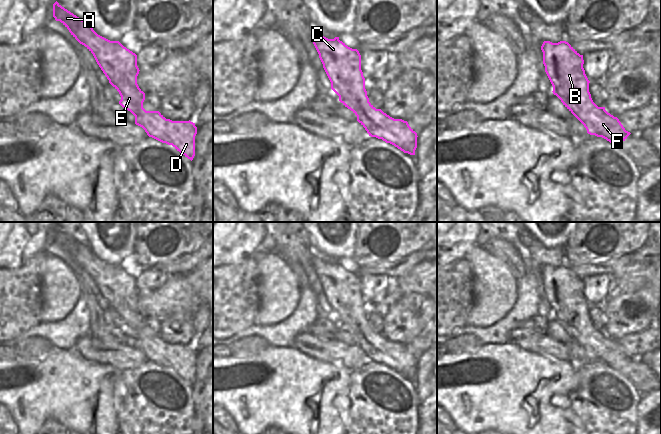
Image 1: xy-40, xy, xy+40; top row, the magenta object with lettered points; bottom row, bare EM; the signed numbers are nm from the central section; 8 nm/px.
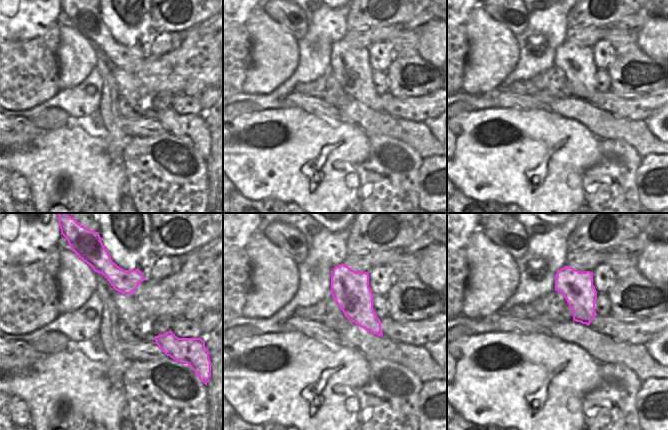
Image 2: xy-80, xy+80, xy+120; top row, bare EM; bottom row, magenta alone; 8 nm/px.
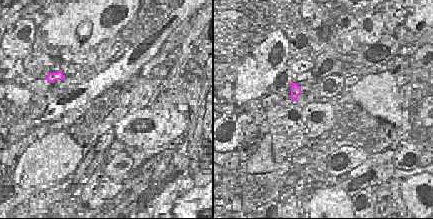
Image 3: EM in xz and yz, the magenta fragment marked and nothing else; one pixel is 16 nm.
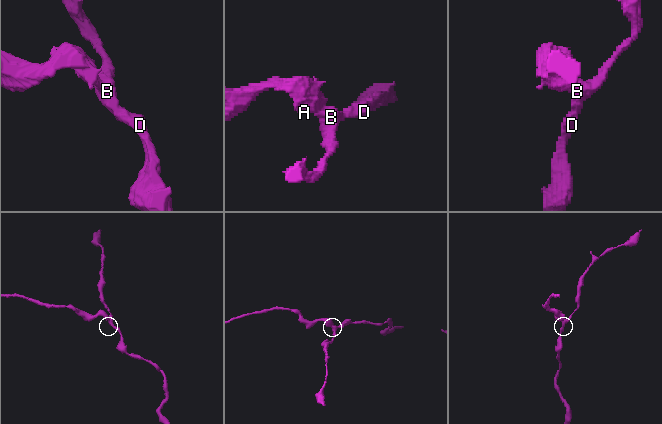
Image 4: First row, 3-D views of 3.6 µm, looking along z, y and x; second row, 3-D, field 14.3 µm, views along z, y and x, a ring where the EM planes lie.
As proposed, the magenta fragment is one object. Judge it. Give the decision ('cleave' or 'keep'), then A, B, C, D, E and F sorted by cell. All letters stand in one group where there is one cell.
keep; groups A B C D E F

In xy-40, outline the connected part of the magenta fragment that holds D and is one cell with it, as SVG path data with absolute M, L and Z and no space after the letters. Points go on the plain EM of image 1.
M57 225L53 228L53 241L93 278L109 307L119 316L119 328L135 340L135 348L142 351L149 361L172 369L192 385L197 358L195 347L190 344L172 345L159 335L146 335L143 332L145 317L137 308L140 295L137 279L119 265L110 265L98 259L89 245L80 243Z

